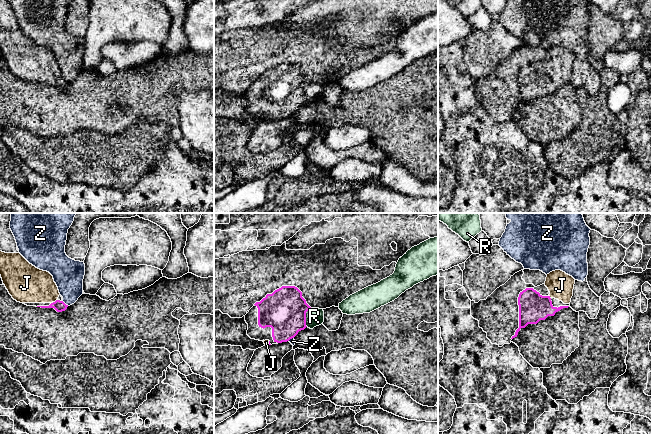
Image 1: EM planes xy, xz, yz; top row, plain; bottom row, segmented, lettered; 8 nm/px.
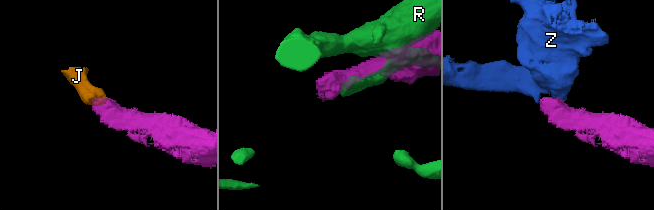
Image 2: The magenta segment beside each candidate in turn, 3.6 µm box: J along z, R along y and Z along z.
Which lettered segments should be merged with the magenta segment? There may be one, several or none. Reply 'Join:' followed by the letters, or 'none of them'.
Join: J

